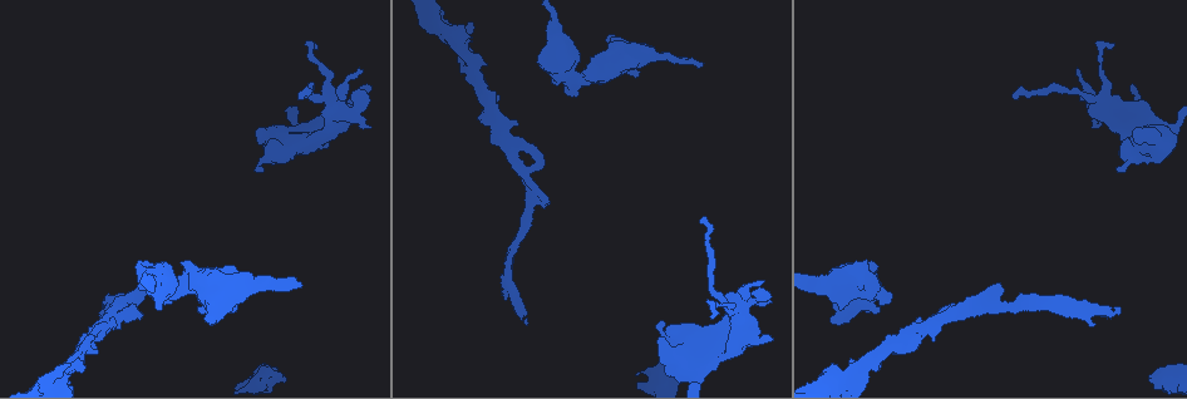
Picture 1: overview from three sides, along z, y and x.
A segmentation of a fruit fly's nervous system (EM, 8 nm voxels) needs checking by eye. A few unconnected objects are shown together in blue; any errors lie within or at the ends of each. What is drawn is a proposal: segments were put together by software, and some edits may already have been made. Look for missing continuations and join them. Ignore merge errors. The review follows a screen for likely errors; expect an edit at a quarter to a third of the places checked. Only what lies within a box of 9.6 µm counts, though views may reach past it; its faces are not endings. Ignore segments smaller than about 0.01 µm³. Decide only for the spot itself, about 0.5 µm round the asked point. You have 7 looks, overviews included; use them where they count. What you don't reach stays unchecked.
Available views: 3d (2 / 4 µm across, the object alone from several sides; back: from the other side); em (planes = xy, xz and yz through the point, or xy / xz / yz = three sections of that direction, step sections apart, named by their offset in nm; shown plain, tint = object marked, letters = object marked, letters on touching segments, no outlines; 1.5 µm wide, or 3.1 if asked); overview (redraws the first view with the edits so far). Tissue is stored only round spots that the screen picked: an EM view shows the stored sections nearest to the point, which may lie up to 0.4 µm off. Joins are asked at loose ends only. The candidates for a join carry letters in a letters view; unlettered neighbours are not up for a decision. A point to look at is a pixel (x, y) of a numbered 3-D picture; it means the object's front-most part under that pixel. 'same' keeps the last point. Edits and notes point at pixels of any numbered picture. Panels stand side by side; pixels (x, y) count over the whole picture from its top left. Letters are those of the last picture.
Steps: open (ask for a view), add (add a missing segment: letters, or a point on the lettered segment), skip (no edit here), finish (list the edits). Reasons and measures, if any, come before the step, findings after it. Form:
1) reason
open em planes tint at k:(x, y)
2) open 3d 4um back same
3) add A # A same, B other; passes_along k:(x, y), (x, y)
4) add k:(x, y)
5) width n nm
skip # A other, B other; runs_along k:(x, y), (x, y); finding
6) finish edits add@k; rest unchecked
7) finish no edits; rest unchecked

free end
open 3d 2um back at 1:(300, 284)

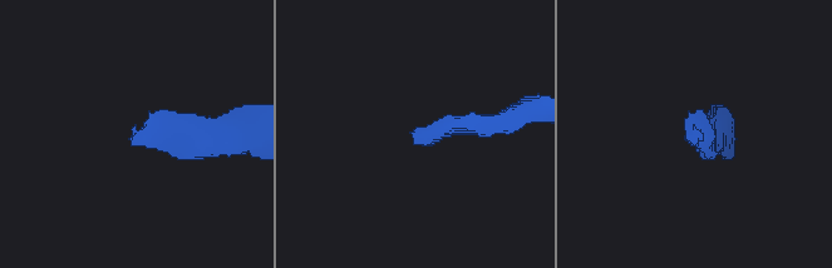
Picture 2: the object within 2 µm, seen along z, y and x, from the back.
now the EM
open em planes letters at 2:(411, 133)

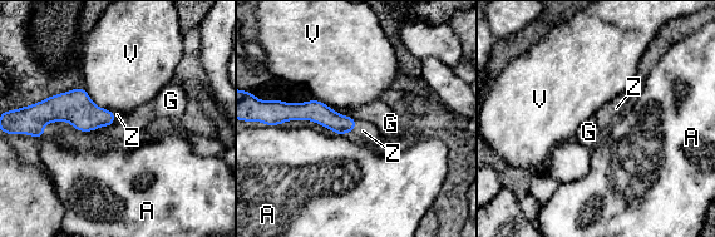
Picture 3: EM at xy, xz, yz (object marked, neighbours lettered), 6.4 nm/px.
width 130 nm
add 3:(365, 132) # A other, G other, V other, Z same; passes_along 3:(320, 113), (354, 127), (365, 132); the neuron continues

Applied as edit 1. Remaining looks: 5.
free end
open 3d 2um at 1:(507, 298)

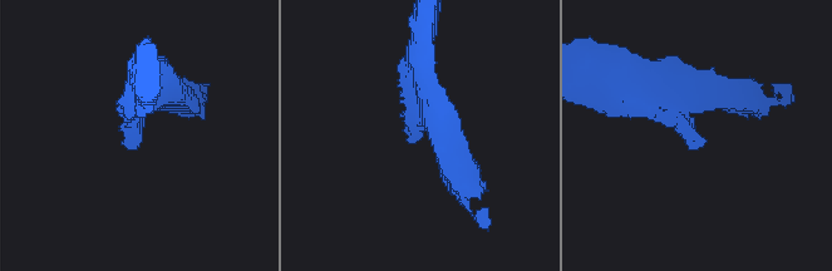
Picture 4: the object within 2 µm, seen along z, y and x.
open em yz step 4 letters at 4:(699, 146)

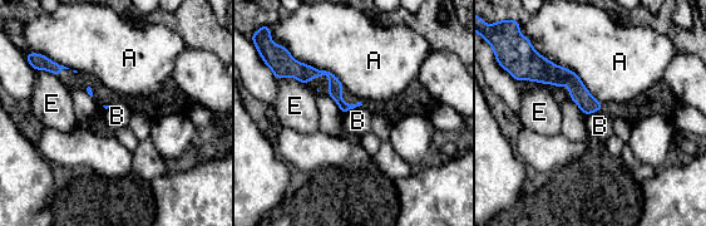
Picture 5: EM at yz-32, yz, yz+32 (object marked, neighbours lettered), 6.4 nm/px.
skip # A other, B other, E other; runs_along 5:(531, 72), (564, 77), (598, 107); no lettered segment goes on from it

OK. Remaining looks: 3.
free end
open 3d 2um at 1:(280, 374)

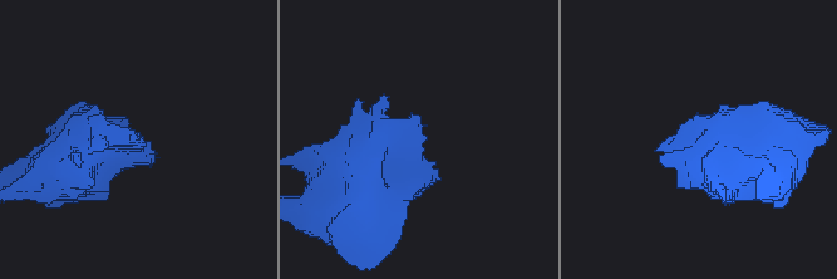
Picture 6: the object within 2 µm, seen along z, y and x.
open em xz step 4 tint at 6:(698, 139)

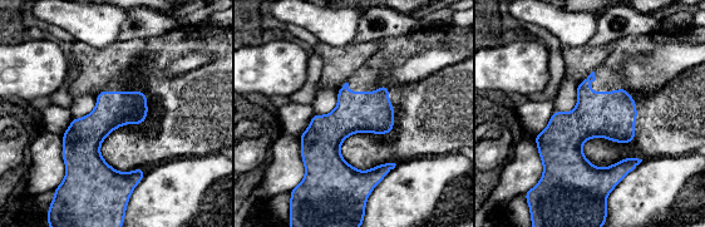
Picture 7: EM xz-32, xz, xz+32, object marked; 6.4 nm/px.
another direction
open em planes letters same

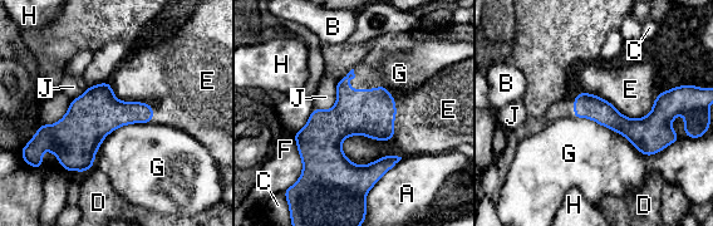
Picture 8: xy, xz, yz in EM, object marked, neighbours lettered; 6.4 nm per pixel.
add 8:(413, 132) # A other, B other, C other, D other, E same, F other, G other, H other, J other; passes_along 8:(369, 112), (375, 139), (413, 132); it goes on there

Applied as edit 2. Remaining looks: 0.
finish edits add@3, add@8; rest unchecked

